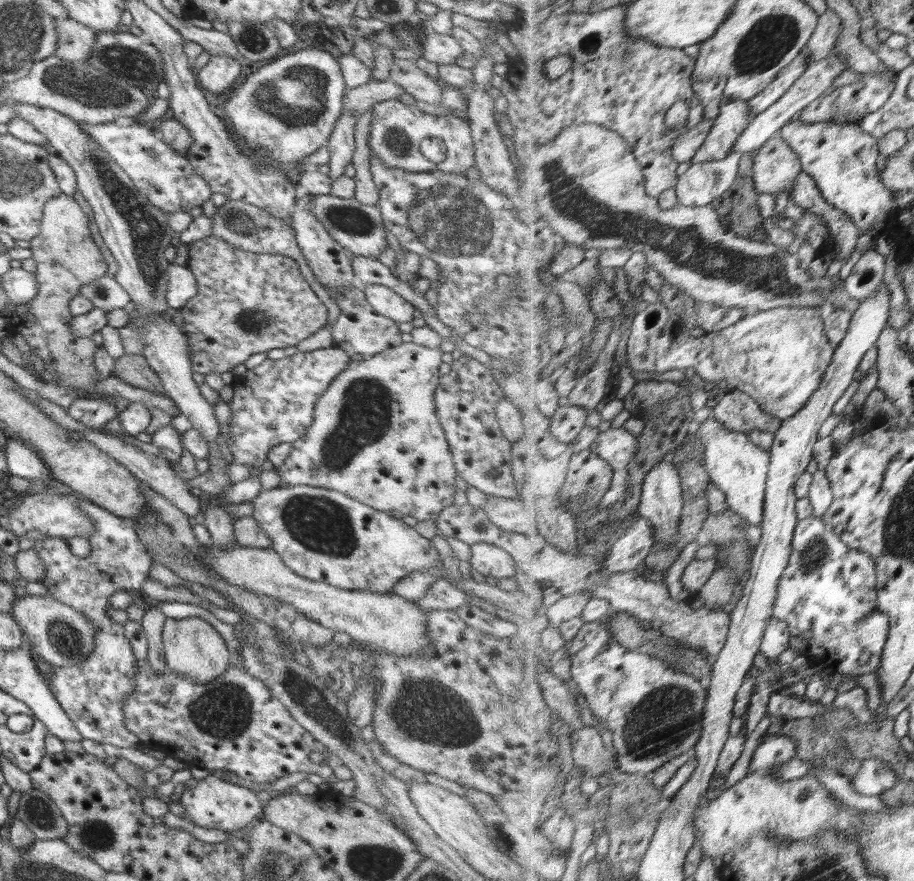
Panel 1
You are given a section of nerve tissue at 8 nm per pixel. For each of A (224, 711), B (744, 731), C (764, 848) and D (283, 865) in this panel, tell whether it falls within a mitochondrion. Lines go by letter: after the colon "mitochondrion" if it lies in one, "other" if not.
A: mitochondrion
B: other
C: other
D: mitochondrion

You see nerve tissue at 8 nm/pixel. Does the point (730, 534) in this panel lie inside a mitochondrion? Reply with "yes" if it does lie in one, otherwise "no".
yes

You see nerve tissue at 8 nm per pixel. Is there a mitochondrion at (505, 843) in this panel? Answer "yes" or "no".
yes

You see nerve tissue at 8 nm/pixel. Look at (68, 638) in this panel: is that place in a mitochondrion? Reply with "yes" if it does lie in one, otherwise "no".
yes

